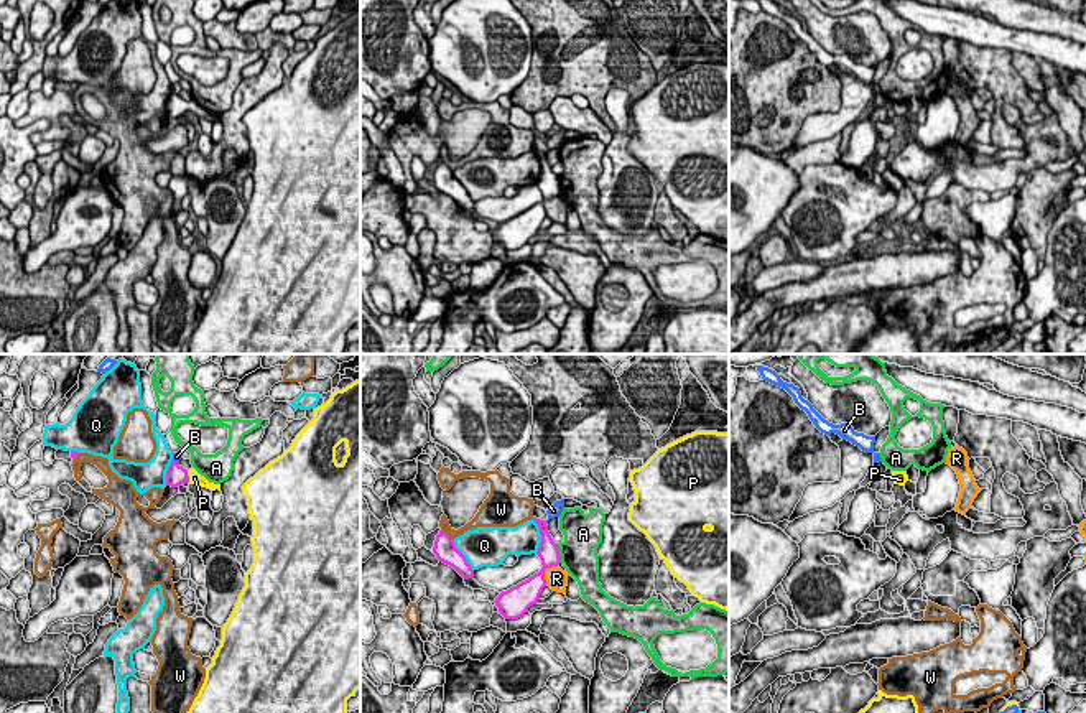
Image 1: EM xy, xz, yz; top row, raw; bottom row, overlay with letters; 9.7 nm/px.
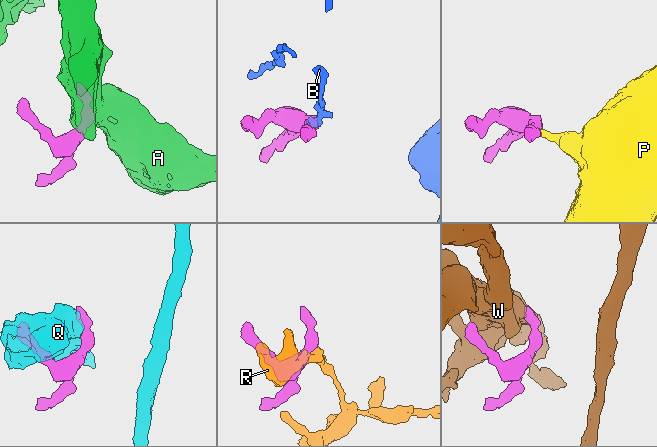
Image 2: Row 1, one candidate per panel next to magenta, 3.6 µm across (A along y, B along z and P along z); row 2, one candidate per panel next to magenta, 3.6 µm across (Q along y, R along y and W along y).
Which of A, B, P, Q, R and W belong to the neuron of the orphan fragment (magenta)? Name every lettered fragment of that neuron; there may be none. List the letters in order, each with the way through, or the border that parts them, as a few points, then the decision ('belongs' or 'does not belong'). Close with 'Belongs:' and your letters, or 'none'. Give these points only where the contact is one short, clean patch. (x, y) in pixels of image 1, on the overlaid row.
A: border along xz (556, 544), (561, 562); does not belong
B: border along xy (173, 460), (178, 463); does not belong
P: belongs
Q: does not belong
R: does not belong
W: does not belong
Belongs: P

